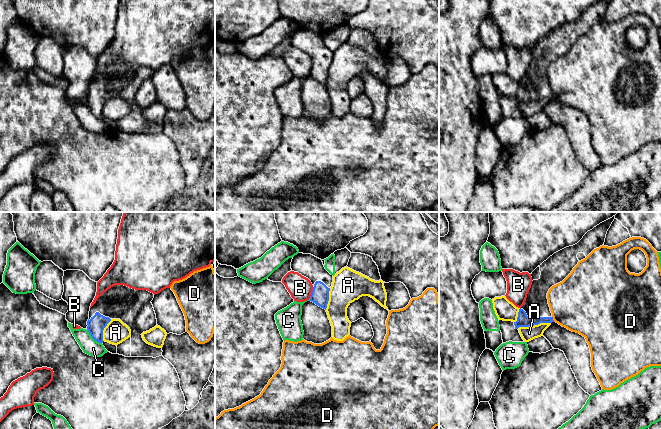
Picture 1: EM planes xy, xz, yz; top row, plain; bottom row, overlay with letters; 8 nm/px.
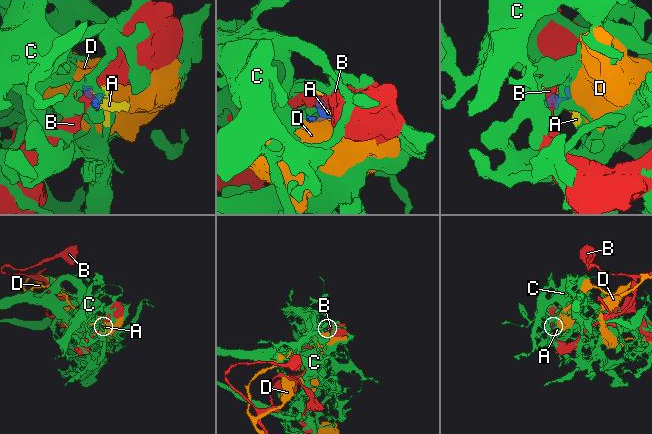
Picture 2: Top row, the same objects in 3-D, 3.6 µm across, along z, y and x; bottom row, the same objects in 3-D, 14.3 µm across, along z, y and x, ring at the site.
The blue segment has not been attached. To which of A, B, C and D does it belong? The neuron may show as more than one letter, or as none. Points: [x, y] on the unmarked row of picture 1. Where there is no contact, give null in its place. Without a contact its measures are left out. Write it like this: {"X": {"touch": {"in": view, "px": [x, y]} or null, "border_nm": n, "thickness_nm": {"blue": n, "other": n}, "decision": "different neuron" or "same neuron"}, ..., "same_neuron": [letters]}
{"A": {"touch": {"in": "yz", "px": [533, 101]}, "border_nm": 280, "thickness_nm": {"blue": 100, "other": 110}, "decision": "different neuron"}, "B": {"touch": {"in": "xz", "px": [311, 69]}, "border_nm": 100, "thickness_nm": {"blue": 140, "other": 190}, "decision": "different neuron"}, "C": {"touch": {"in": "xy", "px": [93, 114]}, "border_nm": 170, "thickness_nm": {"blue": 140, "other": 130}, "decision": "different neuron"}, "D": {"touch": {"in": "yz", "px": [552, 95]}, "border_nm": 50, "thickness_nm": {"blue": 100, "other": 440}, "decision": "different neuron"}, "same_neuron": []}

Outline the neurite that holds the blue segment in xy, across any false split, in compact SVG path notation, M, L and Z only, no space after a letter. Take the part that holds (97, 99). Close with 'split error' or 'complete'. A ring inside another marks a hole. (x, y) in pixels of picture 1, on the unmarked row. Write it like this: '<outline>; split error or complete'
M115 61L104 68L90 84L87 106L92 114L103 119L103 106L112 95L120 95L131 106L131 112L117 121L117 130L125 133L159 133L162 124L147 120L142 109L157 101L151 77L154 70Z; split error

